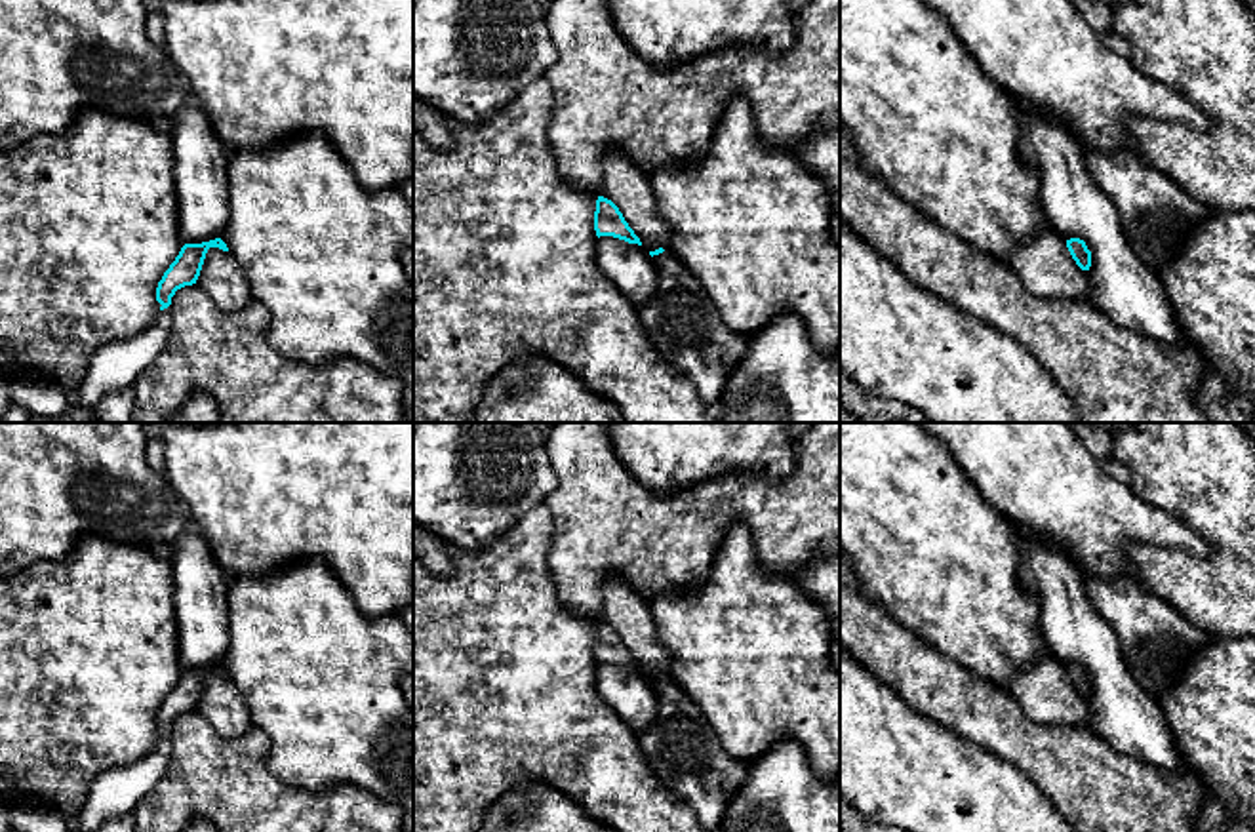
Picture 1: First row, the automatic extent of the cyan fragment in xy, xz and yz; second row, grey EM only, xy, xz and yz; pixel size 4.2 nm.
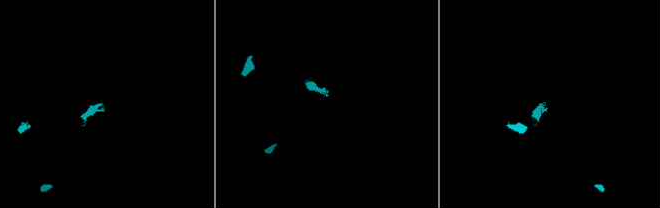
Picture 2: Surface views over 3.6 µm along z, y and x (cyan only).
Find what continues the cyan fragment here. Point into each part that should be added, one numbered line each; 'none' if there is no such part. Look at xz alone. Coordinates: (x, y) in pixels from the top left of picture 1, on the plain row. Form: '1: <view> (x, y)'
1: xz (684, 752)

